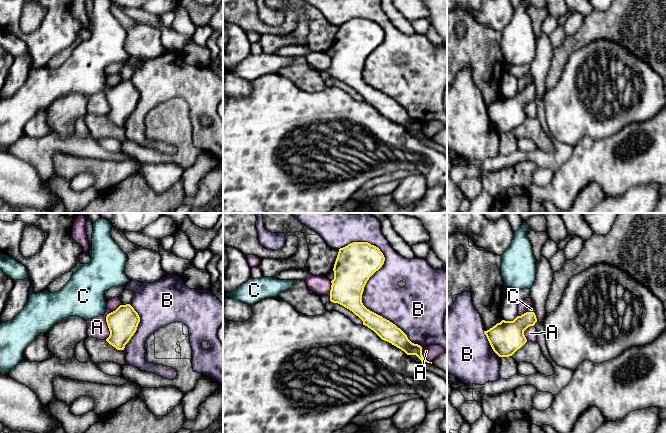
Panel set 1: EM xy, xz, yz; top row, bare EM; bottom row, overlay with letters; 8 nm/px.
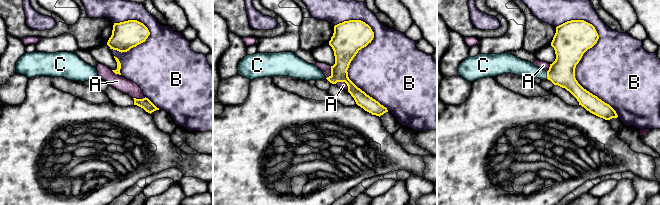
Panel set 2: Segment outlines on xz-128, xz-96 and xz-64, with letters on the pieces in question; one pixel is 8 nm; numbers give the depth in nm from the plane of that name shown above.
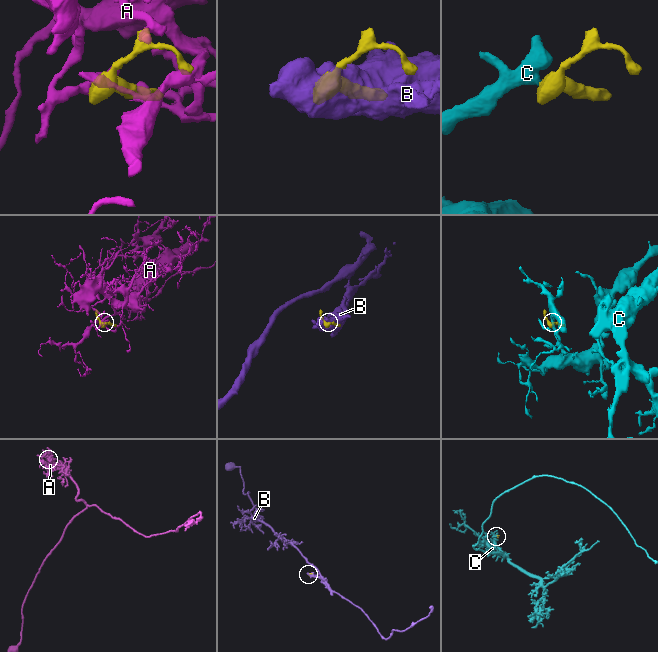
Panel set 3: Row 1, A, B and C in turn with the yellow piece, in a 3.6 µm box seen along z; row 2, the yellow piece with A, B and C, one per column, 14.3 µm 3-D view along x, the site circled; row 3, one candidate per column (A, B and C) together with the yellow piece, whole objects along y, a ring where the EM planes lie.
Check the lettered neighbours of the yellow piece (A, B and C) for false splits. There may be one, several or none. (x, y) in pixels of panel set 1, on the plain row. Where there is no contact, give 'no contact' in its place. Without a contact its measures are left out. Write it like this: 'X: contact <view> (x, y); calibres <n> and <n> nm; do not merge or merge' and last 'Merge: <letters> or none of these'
A: contact xy (106, 97); calibres 240 and 170 nm; do not merge
B: contact xz (364, 62); calibres 320 and 300 nm; do not merge
C: contact yz (530, 88); calibres 240 and 50 nm; merge
Merge: C

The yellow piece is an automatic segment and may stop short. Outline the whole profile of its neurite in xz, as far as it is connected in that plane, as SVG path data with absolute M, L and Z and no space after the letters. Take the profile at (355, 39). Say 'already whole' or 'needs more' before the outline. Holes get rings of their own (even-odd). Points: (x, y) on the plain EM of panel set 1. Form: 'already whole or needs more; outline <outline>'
already whole; outline M353 18L340 24L333 44L334 55L331 57L330 77L352 87L363 97L363 101L373 106L382 116L391 119L407 131L416 131L421 137L432 140L423 133L420 121L412 119L395 100L370 87L362 79L362 70L367 57L382 43L384 37L385 33L380 25L368 18Z

